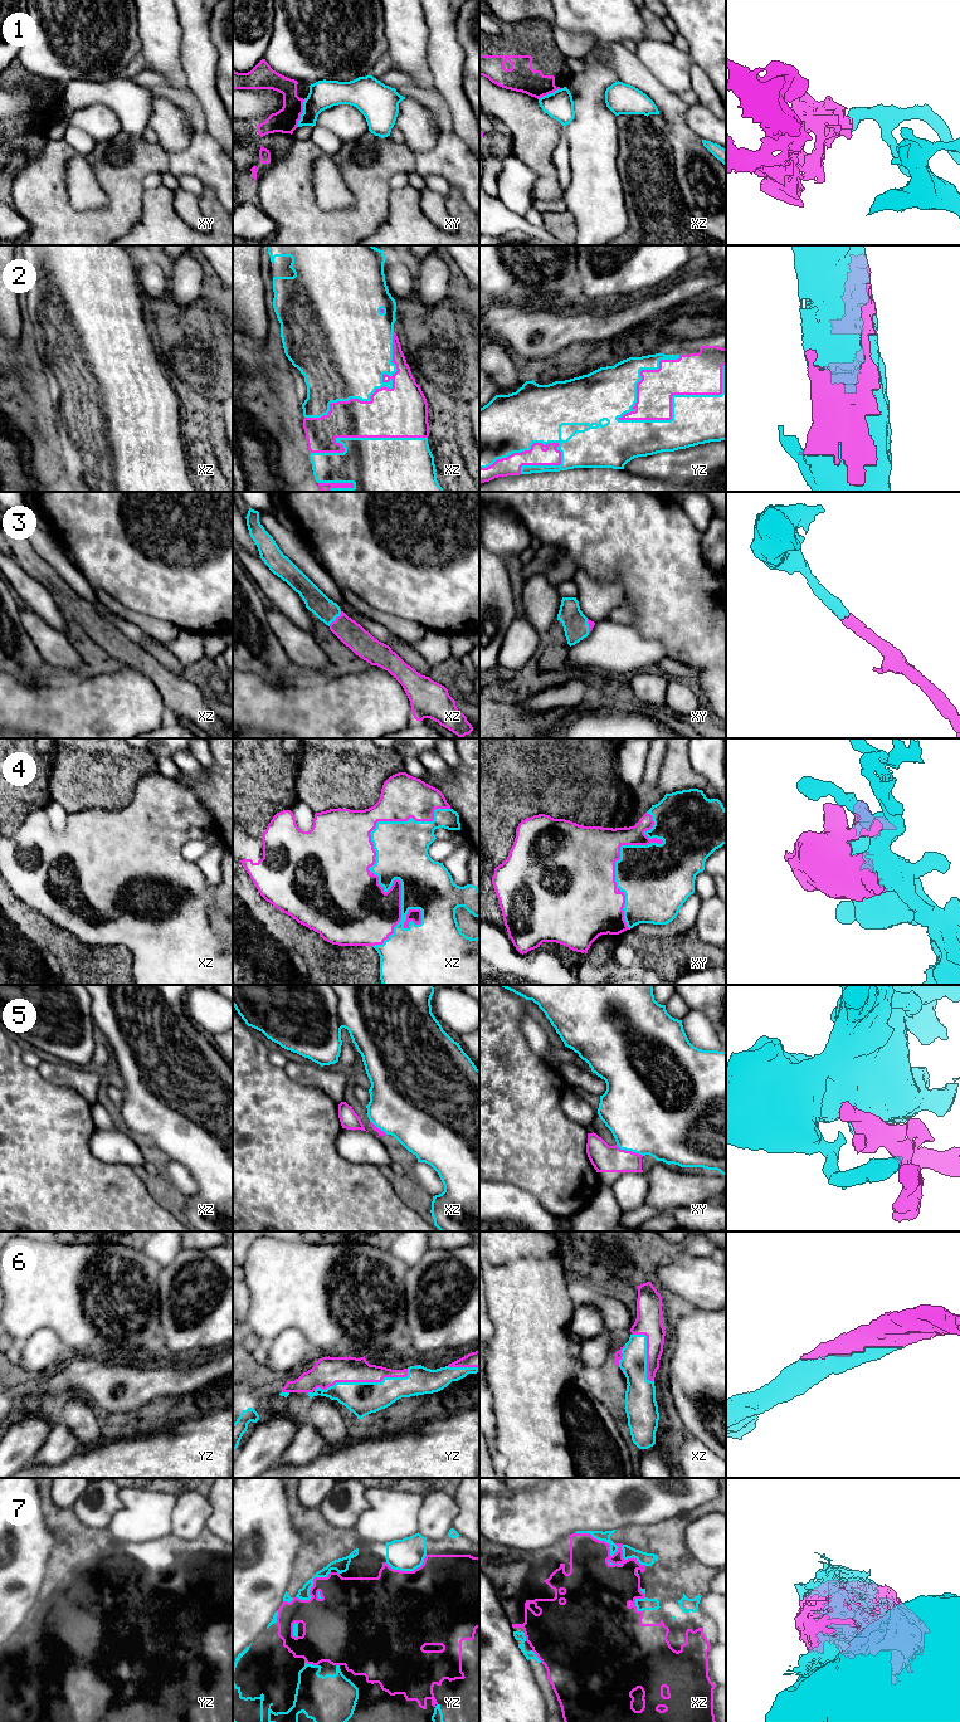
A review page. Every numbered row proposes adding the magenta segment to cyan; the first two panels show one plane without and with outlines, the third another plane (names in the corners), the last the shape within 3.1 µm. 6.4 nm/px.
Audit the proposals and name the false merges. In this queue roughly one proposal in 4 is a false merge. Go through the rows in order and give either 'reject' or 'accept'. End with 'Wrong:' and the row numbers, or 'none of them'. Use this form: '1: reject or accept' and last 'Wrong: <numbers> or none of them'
1: reject
2: accept
3: accept
4: accept
5: accept
6: accept
7: reject
Wrong: 1, 7

